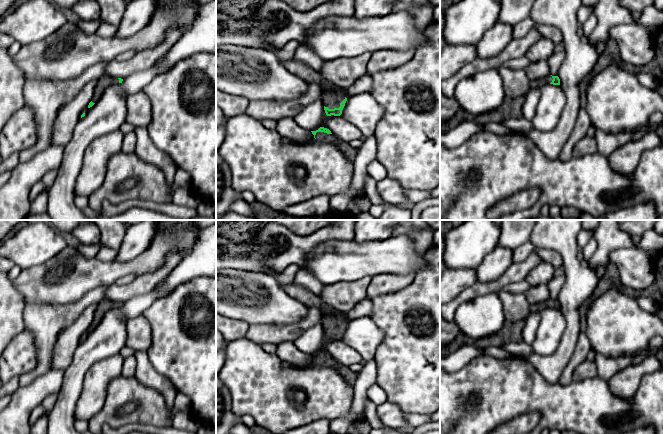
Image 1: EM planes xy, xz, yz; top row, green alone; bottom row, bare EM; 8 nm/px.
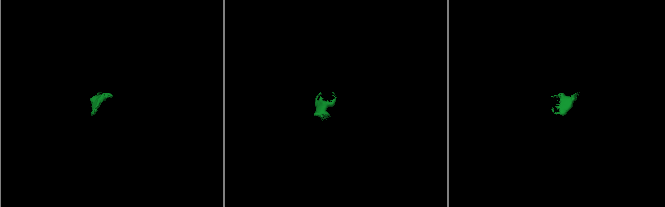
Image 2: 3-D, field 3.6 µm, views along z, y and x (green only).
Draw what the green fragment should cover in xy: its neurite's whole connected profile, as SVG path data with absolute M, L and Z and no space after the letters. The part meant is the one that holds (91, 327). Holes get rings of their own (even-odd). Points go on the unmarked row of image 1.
M106 298L99 302L95 310L93 322L88 329L88 332L92 331L96 326L98 326L98 324L101 322L101 320L104 318L104 316L109 310L122 307L122 305L123 303L121 302L114 302Z

